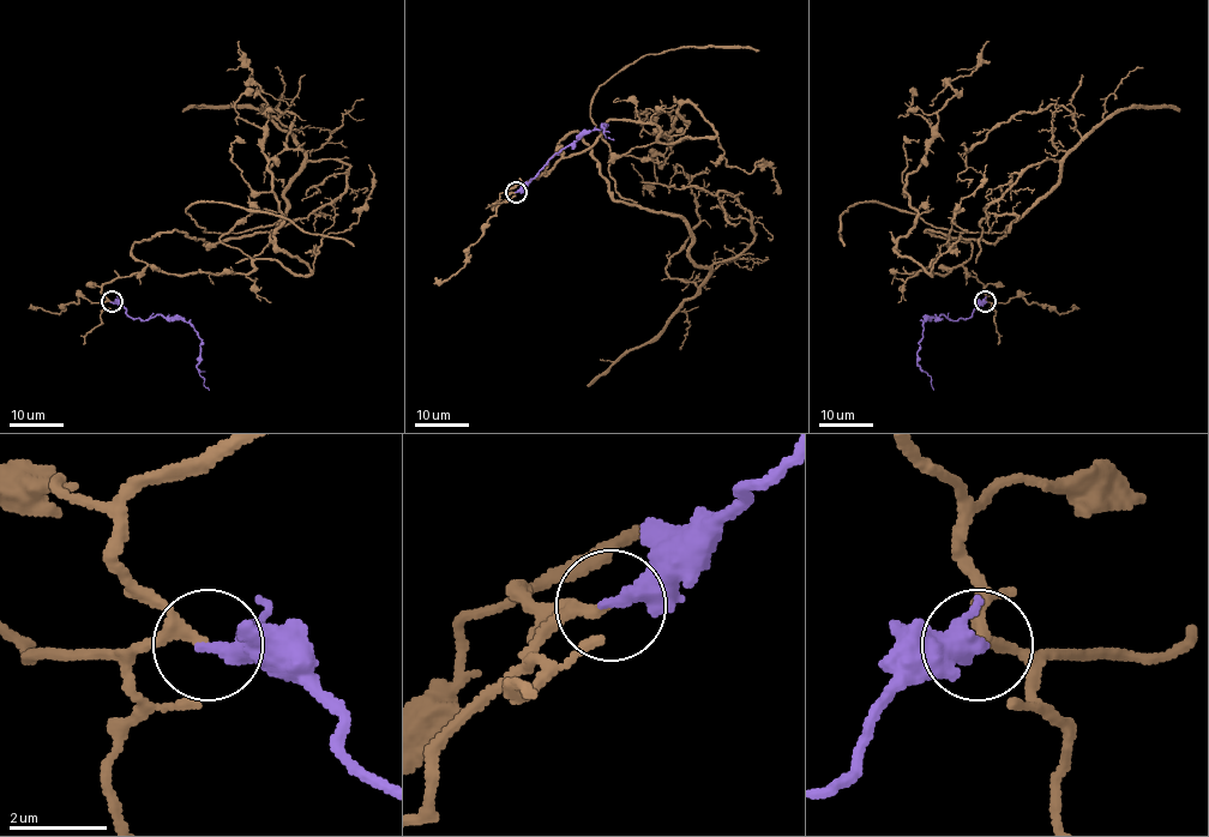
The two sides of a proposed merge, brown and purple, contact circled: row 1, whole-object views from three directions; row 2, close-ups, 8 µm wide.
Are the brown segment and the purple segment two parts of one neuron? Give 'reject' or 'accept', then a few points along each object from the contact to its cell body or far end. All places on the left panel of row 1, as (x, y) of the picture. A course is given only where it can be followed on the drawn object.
accept | brown via (112, 301), (142, 240), (275, 228), (304, 150), (263, 104), (294, 114), (282, 187) | purple via (112, 301), (116, 301), (134, 319), (149, 320), (158, 315), (186, 321), (202, 341), (199, 375), (209, 390)

